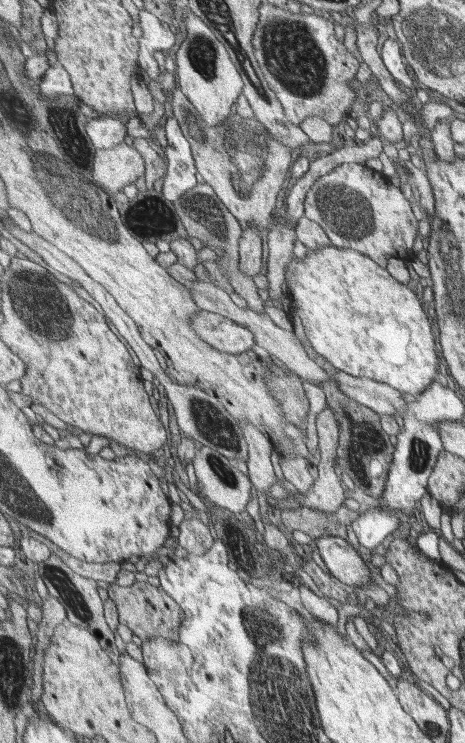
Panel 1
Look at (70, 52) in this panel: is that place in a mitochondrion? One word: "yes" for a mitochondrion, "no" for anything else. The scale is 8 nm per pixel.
no

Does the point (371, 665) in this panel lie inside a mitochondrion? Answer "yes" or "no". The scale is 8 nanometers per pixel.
no

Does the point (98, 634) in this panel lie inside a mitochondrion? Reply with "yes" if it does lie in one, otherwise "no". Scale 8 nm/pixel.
no

